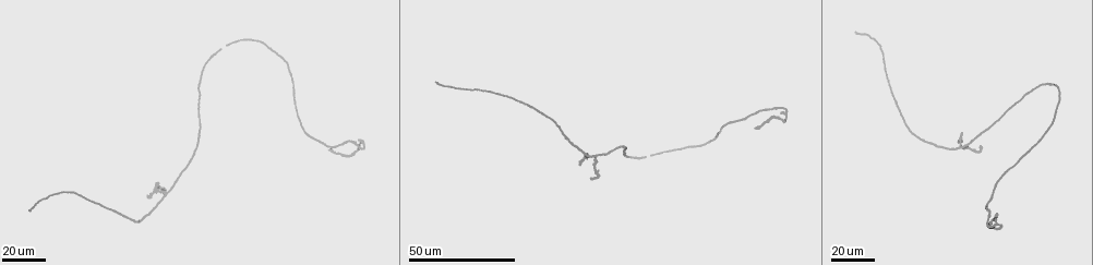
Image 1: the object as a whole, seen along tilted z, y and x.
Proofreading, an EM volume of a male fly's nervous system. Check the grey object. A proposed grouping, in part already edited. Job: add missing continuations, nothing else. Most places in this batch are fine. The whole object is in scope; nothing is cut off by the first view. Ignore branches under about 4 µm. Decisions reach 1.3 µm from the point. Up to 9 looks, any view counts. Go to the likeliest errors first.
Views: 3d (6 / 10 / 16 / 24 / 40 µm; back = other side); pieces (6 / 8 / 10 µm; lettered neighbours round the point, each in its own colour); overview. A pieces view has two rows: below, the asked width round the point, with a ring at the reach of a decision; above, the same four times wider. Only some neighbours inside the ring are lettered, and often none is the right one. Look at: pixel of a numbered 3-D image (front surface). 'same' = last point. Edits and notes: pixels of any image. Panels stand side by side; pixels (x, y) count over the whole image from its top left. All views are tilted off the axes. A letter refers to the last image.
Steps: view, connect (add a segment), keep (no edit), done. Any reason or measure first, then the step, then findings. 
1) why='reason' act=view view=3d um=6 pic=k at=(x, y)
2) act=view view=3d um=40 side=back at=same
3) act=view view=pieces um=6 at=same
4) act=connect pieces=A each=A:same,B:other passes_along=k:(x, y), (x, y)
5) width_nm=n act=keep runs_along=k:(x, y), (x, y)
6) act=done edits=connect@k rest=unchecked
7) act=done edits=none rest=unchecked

why='an open end' act=view view=3d um=24 pic=1 at=(434, 81)

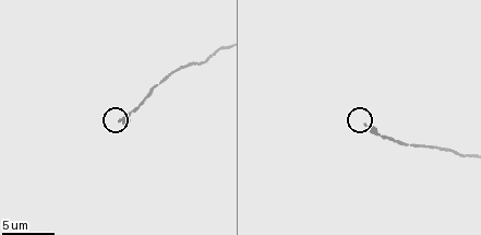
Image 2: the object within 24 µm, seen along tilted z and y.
why='zoom in' act=view view=3d um=10 pic=2 at=(119, 122)

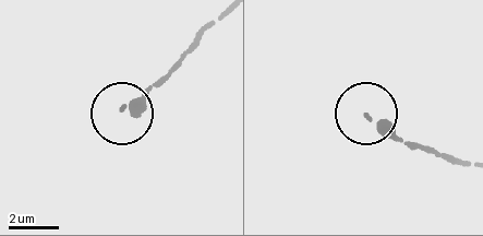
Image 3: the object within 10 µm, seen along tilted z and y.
act=view view=pieces um=6 pic=3 at=(120, 108)

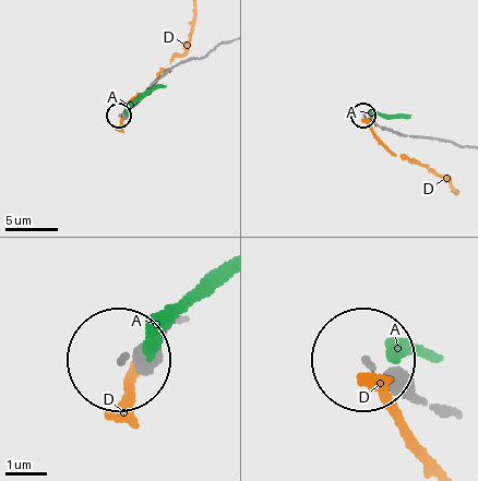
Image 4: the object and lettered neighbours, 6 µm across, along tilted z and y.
act=keep each=A:other,D:other found='none of them fits'

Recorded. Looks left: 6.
why='an open end' act=view view=3d um=24 pic=1 at=(357, 138)

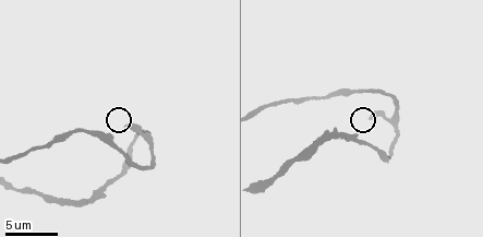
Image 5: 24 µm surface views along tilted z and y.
why='closer look' act=view view=3d um=6 pic=5 at=(128, 126)

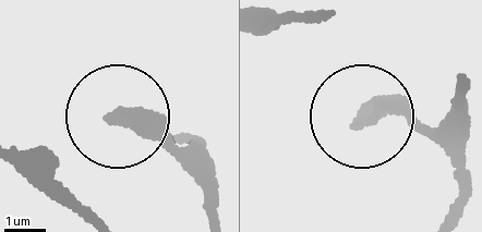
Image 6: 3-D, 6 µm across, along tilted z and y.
why='what lies round it' act=view view=pieces um=10 pic=6 at=(358, 121)

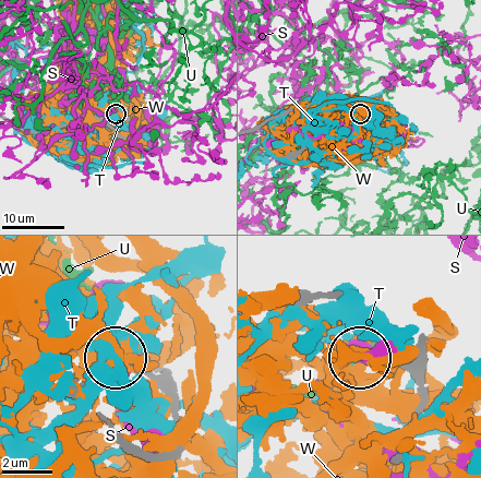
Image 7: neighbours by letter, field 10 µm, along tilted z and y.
width_nm=330 act=keep each=S:other,T:other,U:other,W:other found='no lettered segment goes on from it'

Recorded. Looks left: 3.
why='branch stops here' act=view view=3d um=40 pic=1 at=(982, 146)

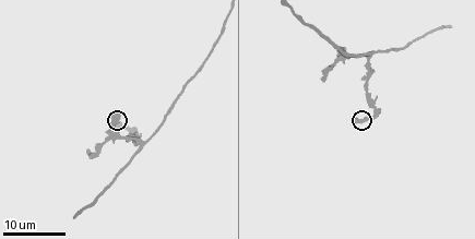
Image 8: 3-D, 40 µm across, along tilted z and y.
why='see the neighbours' act=view view=pieces um=8 pic=8 at=(355, 121)

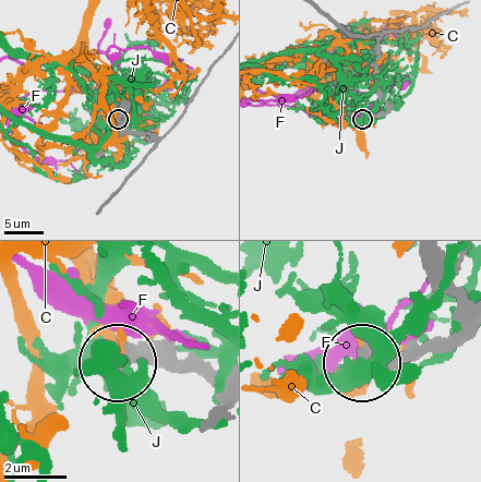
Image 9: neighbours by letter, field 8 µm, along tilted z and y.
act=keep each=C:other,F:other,J:other found='none of them fits'

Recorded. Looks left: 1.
act=done edits=none rest=unchecked

